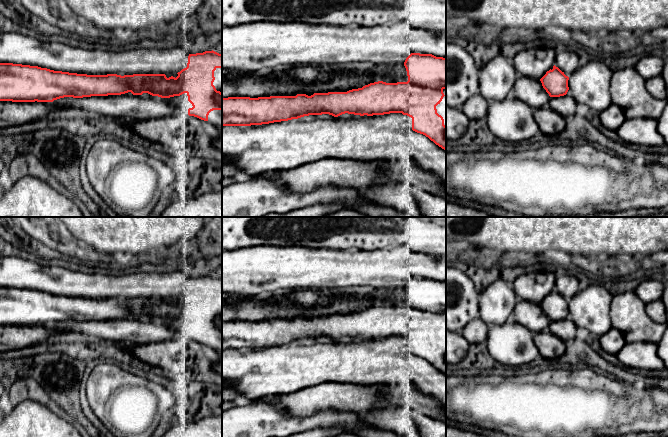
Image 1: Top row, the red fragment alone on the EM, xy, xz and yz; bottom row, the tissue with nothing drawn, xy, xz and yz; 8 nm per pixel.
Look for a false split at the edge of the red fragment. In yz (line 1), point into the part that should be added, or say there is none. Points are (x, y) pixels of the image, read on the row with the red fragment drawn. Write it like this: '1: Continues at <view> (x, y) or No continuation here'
1: No continuation here

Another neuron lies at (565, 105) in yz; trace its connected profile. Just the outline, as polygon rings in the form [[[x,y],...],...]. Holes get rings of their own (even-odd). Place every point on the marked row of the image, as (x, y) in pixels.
[[[568,94],[560,97],[550,97],[548,103],[551,109],[565,119],[576,114],[577,103],[573,97]]]

